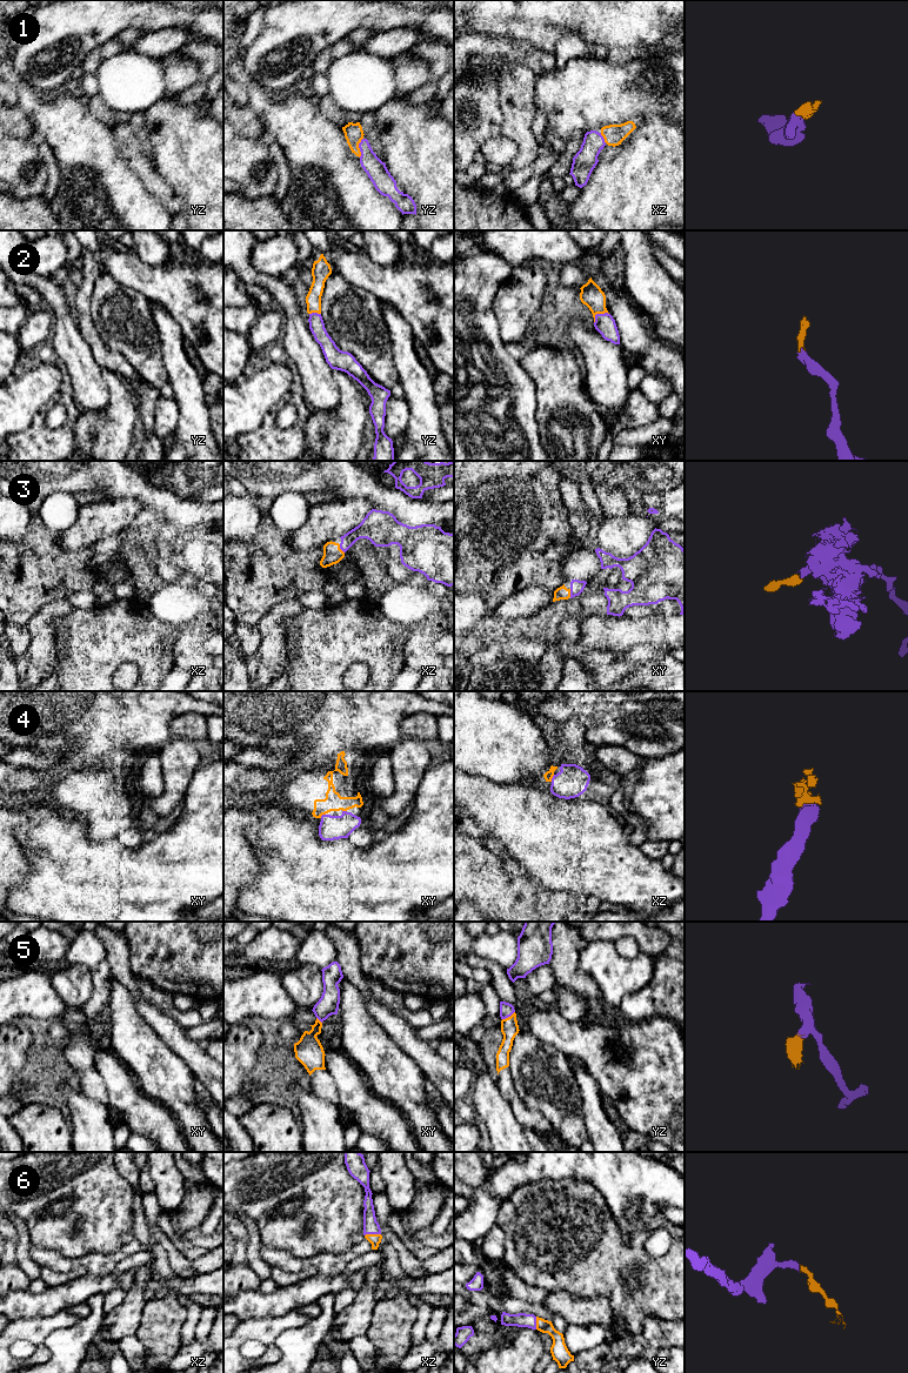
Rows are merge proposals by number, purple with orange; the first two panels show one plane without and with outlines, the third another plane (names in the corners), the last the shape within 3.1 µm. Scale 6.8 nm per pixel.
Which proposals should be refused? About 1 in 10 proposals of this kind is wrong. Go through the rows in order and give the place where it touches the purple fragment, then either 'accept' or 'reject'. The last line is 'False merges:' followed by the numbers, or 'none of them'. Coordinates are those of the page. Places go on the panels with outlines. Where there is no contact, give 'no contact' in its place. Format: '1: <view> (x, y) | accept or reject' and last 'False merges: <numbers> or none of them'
1: yz (359, 147) | accept
2: xy (598, 314) | accept
3: xz (340, 548) | accept
4: xz (552, 778) | accept
5: yz (508, 1016) | accept
6: xz (372, 1233) | accept
False merges: none of them

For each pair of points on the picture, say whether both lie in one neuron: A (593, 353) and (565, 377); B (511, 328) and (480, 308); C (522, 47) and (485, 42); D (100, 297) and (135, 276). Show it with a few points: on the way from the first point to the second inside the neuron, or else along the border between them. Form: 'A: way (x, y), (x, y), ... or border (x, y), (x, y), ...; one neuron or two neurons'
A: border (583, 377), (583, 389), (594, 403); two neurons
B: border (496, 290), (493, 314), (506, 342); two neurons
C: way (513, 47), (494, 47); one neuron
D: border (107, 270), (119, 282), (132, 287), (146, 297); two neurons

